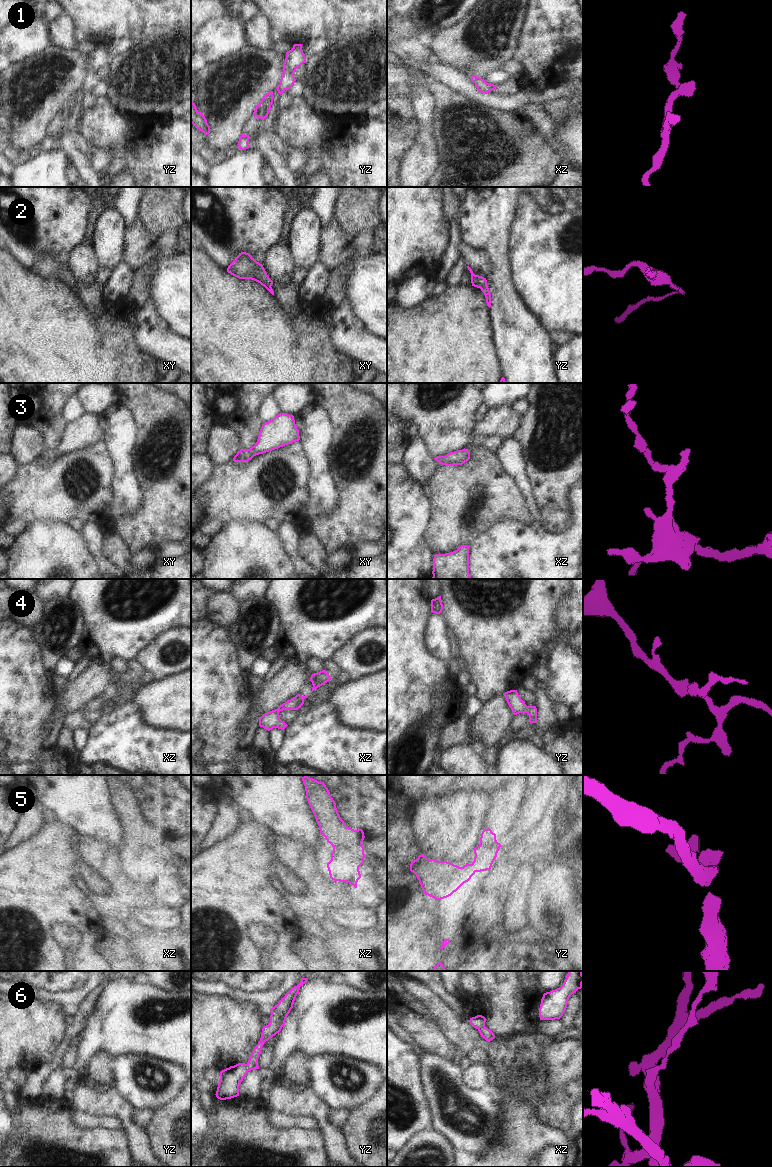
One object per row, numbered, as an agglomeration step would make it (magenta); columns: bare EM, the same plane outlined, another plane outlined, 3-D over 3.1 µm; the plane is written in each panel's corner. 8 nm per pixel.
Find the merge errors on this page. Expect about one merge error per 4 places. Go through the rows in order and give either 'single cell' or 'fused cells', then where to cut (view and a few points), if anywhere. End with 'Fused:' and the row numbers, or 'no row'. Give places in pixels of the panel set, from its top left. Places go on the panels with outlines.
1: single cell; cut none
2: single cell; cut none
3: single cell; cut none
4: single cell; cut none
5: single cell; cut none
6: single cell; cut none
Fused: no row

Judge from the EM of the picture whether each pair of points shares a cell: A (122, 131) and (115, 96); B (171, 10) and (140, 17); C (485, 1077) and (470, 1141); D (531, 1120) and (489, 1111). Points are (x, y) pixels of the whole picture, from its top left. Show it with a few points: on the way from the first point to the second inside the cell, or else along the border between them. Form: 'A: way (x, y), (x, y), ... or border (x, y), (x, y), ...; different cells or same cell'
A: border (106, 96), (108, 101), (119, 112), (140, 120); different cells
B: way (163, 14), (148, 16); same cell
C: border (463, 1075), (464, 1081), (471, 1087), (490, 1089); different cells
D: border (493, 1092), (502, 1109), (501, 1134), (499, 1137); different cells

